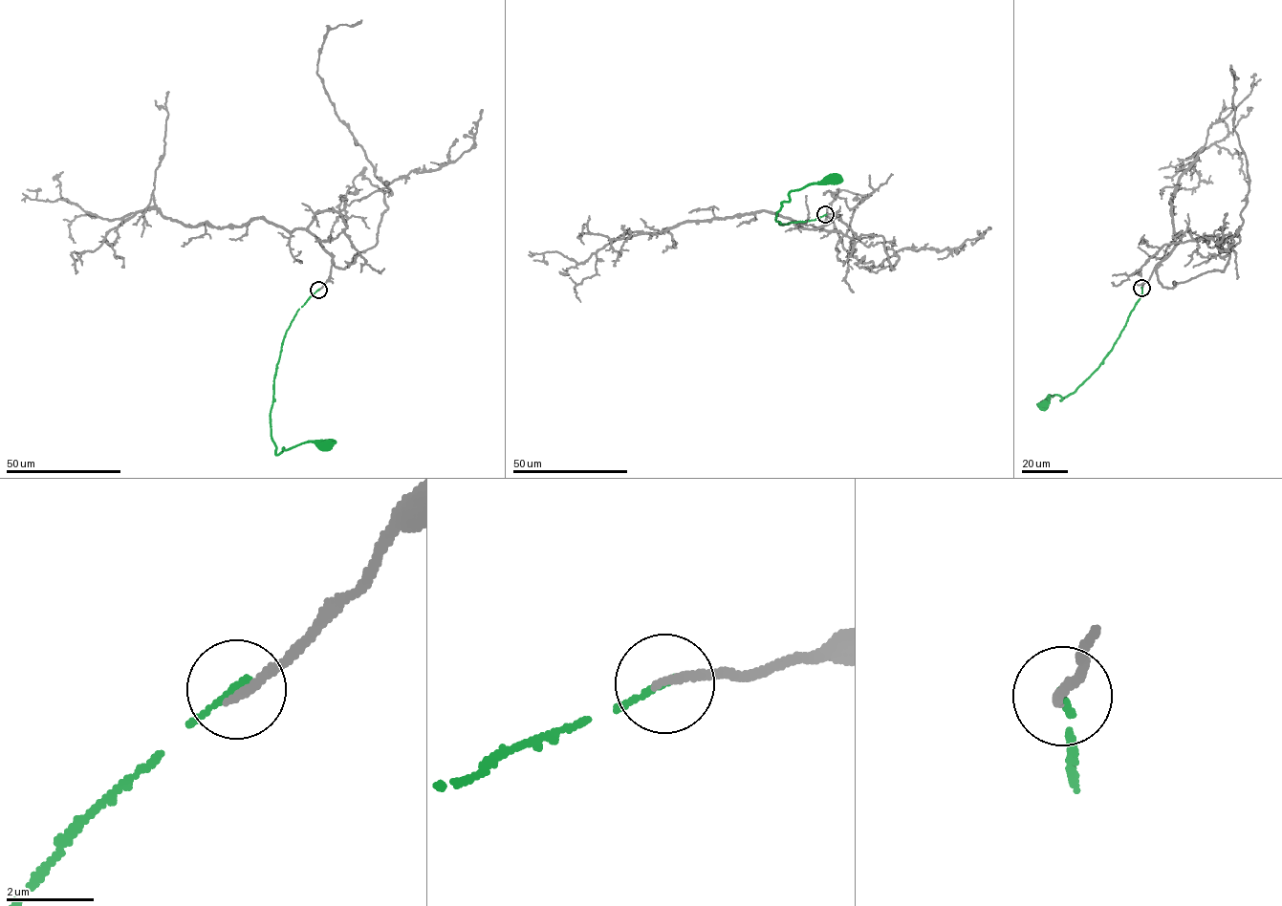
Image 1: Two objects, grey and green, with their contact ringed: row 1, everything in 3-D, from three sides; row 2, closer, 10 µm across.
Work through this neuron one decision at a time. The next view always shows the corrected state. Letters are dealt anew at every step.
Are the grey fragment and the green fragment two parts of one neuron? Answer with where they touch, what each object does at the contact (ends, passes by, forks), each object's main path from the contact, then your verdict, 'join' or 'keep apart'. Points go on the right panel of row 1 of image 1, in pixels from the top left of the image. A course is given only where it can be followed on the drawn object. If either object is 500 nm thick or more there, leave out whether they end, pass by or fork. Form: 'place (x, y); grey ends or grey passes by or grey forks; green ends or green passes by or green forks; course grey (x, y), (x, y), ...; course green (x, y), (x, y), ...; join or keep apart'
place (1141, 288); grey ends; green ends; course grey (1141, 287), (1154, 269), (1169, 288), (1224, 270), (1220, 249), (1242, 225), (1249, 191), (1235, 75); course green (1141, 287), (1142, 293), (1103, 362), (1075, 391), (1061, 400), (1059, 395), (1049, 395), (1044, 405); keep apart

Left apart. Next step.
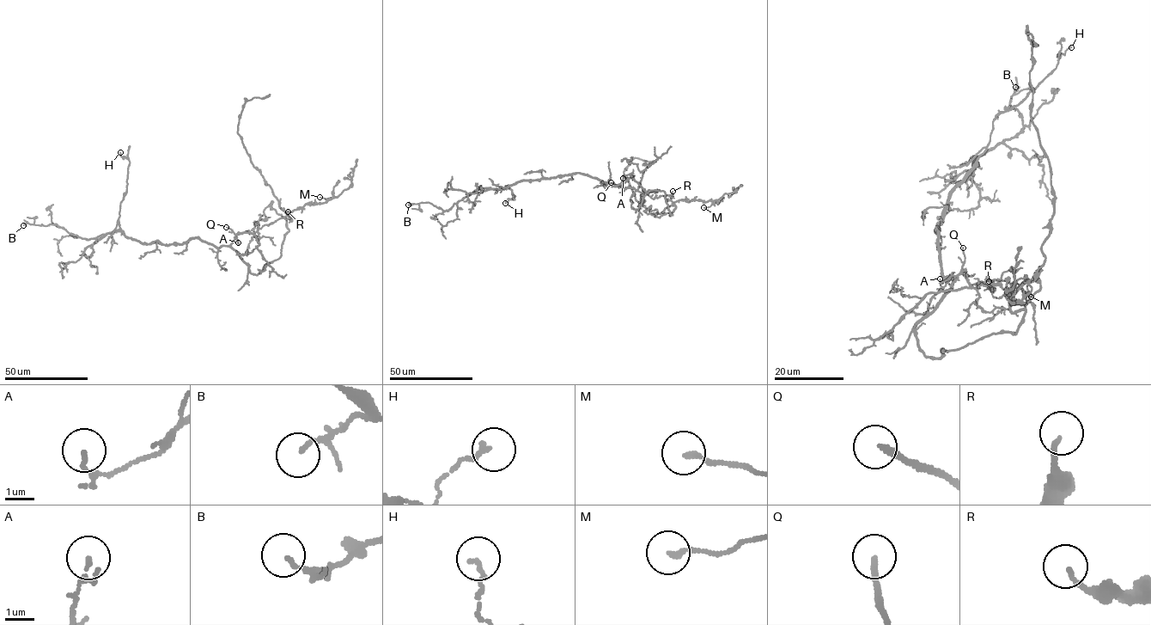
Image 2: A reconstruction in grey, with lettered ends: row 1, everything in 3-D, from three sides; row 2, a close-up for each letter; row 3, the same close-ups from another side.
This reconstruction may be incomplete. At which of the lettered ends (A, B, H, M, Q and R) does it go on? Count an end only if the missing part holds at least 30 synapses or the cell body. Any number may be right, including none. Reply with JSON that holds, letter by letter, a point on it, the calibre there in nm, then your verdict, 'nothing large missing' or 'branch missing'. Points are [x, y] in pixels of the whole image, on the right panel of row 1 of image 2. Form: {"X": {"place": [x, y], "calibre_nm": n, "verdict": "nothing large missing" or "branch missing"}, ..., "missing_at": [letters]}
{"A": {"place": [940, 278], "calibre_nm": 120, "verdict": "nothing large missing"}, "B": {"place": [1015, 87], "calibre_nm": 130, "verdict": "nothing large missing"}, "H": {"place": [1071, 47], "calibre_nm": 140, "verdict": "nothing large missing"}, "M": {"place": [1031, 297], "calibre_nm": 180, "verdict": "nothing large missing"}, "Q": {"place": [963, 248], "calibre_nm": 190, "verdict": "branch missing"}, "R": {"place": [989, 281], "calibre_nm": 150, "verdict": "nothing large missing"}, "missing_at": ["Q"]}

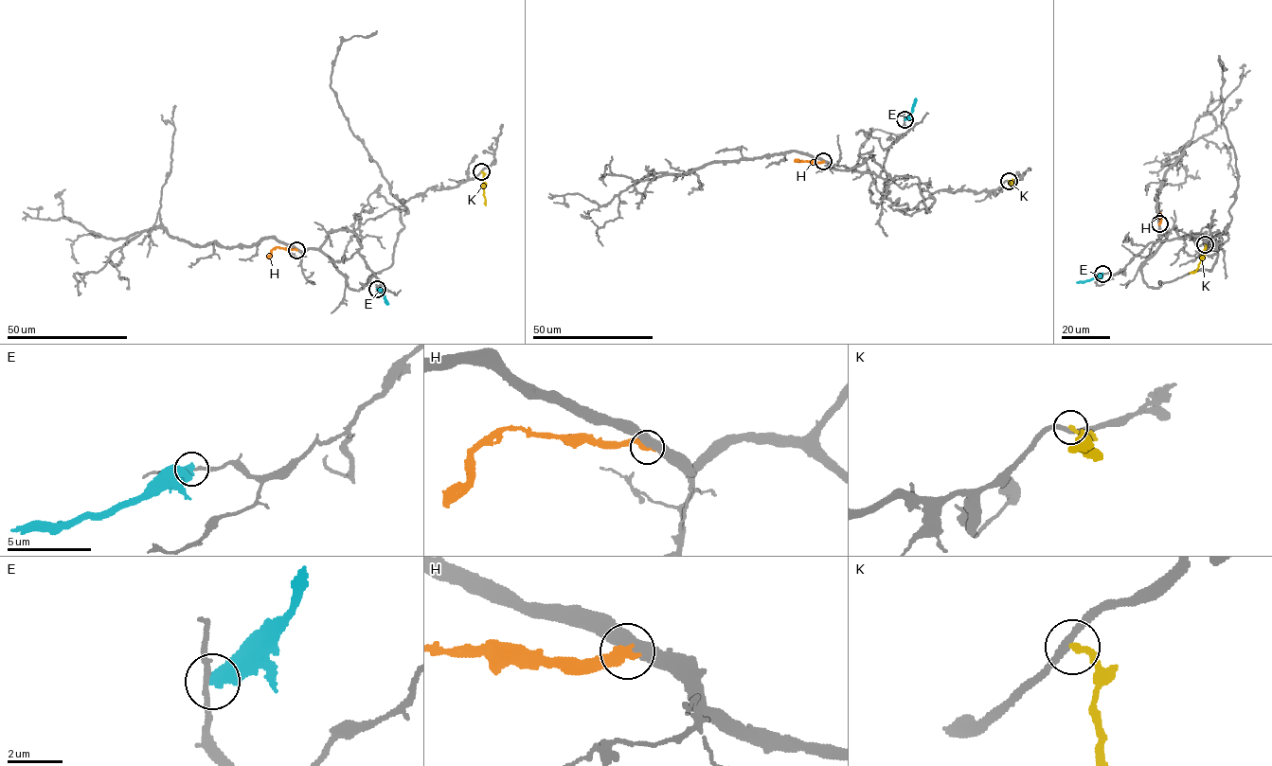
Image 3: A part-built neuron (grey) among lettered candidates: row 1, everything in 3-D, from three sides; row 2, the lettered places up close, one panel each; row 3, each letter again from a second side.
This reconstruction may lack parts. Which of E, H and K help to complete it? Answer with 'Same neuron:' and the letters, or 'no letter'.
Same neuron: no letter

